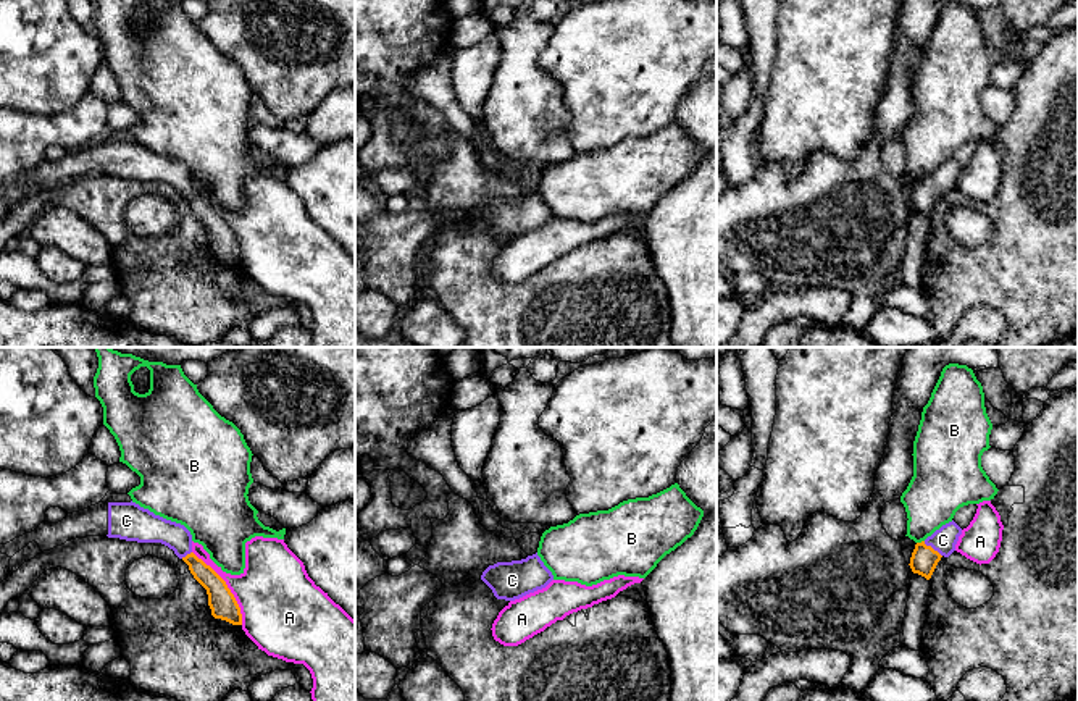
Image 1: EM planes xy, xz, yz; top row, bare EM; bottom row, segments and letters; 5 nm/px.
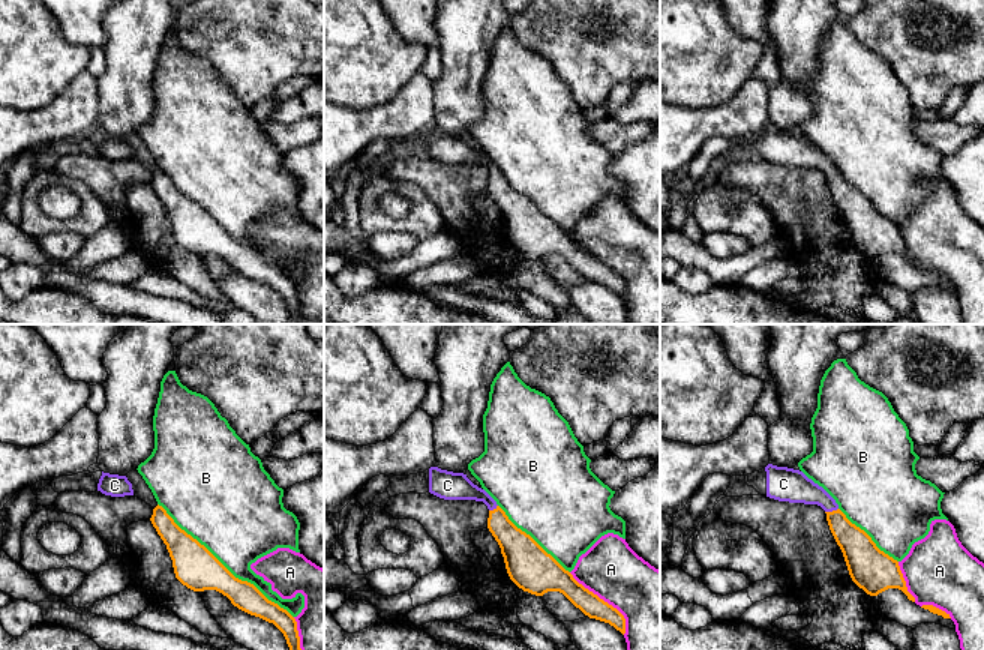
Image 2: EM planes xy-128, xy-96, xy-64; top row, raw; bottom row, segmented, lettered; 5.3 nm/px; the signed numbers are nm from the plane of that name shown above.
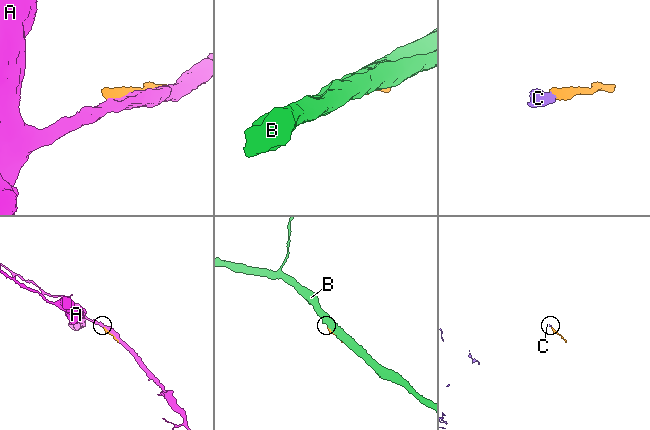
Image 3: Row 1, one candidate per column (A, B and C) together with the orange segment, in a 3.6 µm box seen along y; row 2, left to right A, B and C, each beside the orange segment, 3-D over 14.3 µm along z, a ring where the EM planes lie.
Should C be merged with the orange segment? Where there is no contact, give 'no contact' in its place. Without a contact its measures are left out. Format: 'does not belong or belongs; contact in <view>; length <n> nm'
belongs; contact in yz; length 120 nm

